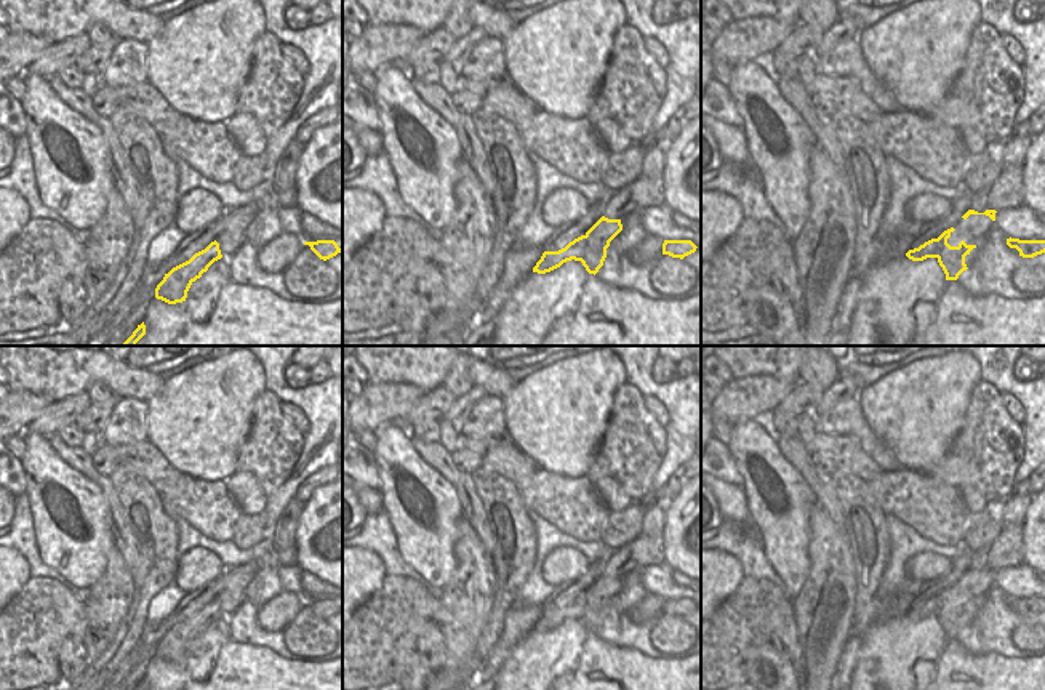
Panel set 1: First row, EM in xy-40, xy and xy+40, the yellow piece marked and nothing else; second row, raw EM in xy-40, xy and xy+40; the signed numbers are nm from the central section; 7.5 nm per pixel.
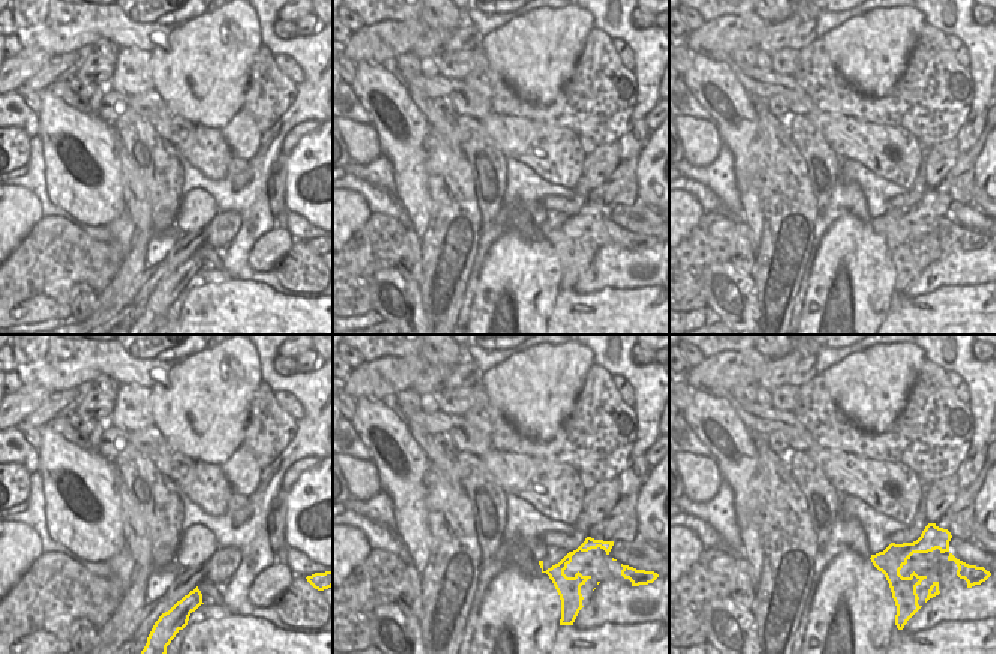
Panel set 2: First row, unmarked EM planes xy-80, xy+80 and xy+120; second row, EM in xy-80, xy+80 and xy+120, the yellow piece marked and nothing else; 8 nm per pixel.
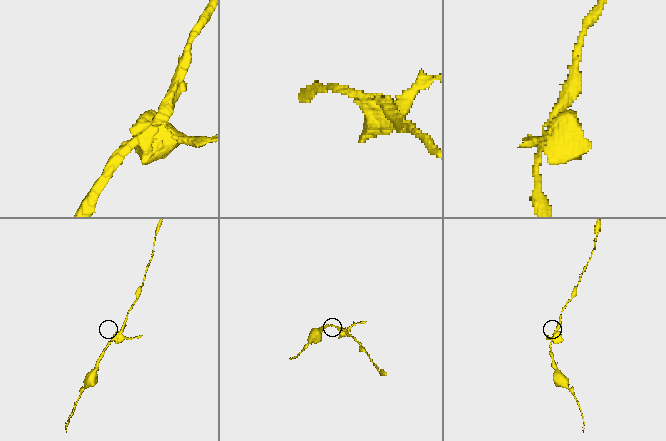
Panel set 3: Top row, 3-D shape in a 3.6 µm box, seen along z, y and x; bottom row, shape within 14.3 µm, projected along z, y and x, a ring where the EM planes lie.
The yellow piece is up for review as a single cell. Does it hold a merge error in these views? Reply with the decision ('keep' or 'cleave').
cleave

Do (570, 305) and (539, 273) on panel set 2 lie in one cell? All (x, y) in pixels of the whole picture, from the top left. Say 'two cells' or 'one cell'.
two cells

